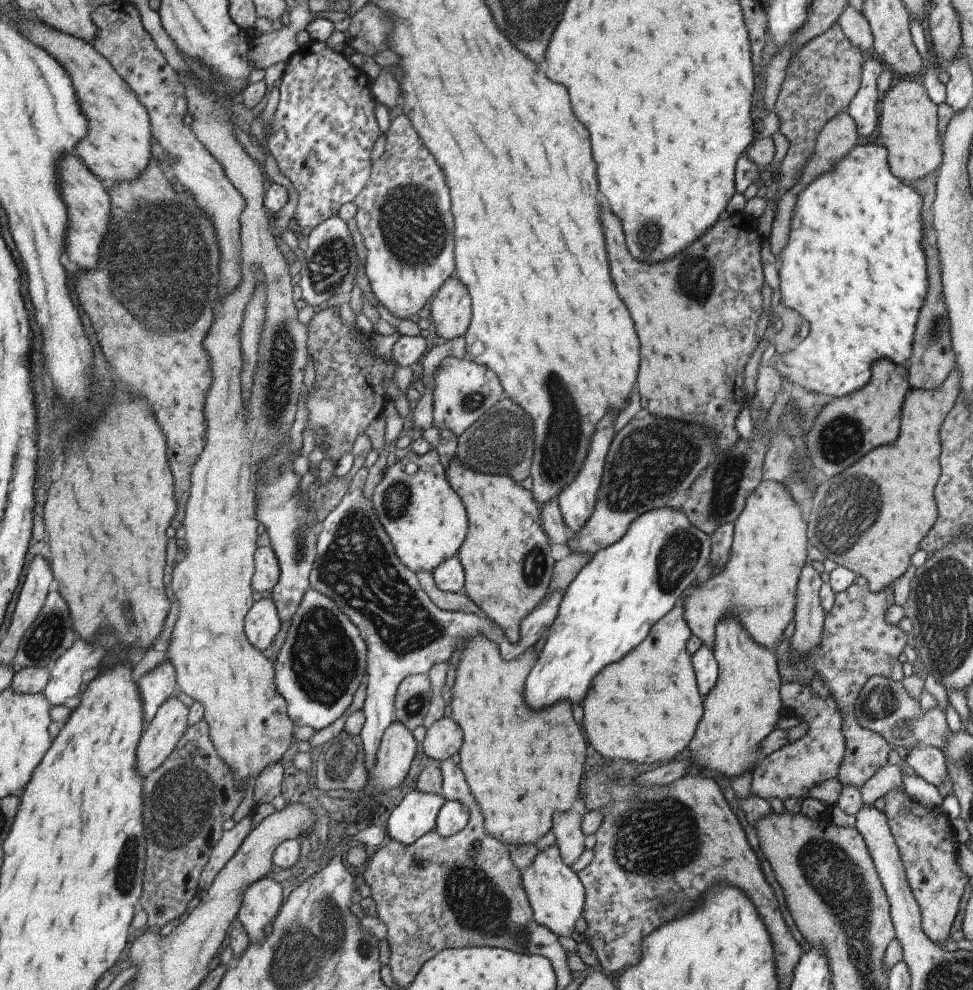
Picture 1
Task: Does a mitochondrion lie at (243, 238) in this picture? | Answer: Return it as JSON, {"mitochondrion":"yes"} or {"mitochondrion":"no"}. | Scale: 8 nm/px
{"mitochondrion":"no"}

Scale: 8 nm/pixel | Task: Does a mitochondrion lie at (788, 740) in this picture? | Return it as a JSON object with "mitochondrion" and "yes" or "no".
{"mitochondrion":"no"}

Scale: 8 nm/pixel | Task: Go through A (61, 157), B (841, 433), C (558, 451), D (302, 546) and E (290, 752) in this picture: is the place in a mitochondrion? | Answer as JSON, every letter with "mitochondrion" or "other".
{"A":"other","B":"mitochondrion","C":"mitochondrion","D":"mitochondrion","E":"other"}

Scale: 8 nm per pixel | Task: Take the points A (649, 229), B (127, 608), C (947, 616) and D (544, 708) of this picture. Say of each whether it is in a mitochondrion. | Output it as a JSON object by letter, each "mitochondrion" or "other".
{"A":"mitochondrion","B":"other","C":"mitochondrion","D":"other"}

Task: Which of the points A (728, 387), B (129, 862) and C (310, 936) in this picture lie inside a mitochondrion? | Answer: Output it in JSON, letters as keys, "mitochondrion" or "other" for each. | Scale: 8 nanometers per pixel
{"A":"other","B":"mitochondrion","C":"mitochondrion"}

